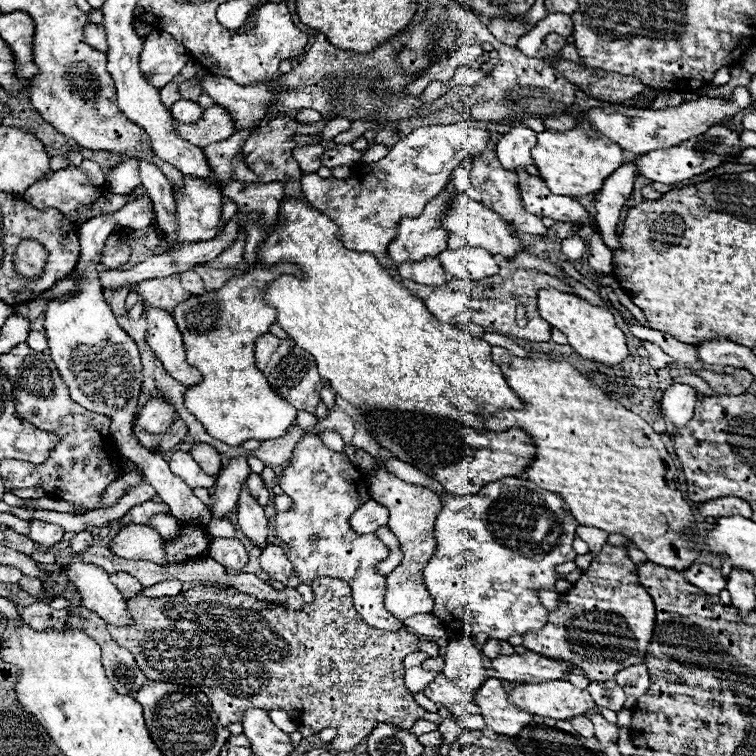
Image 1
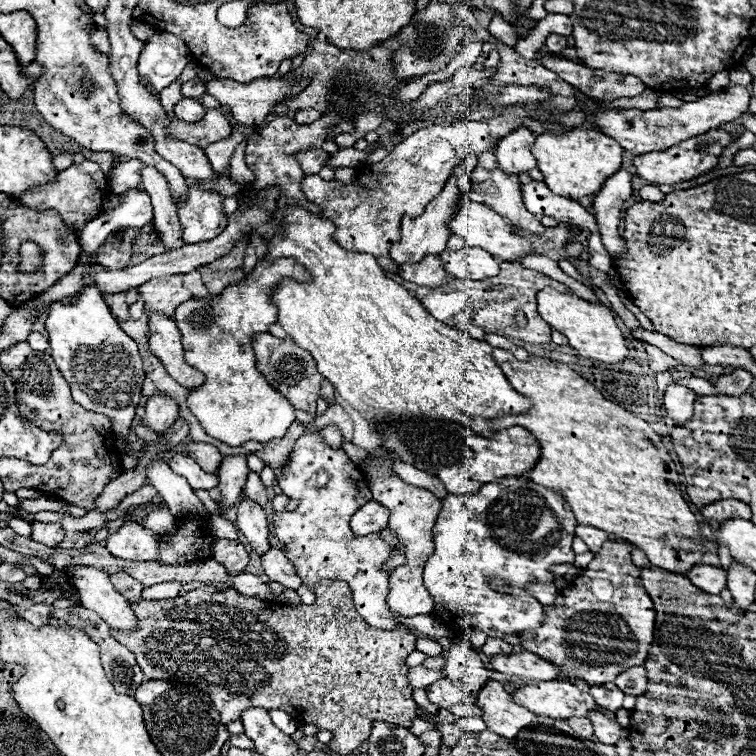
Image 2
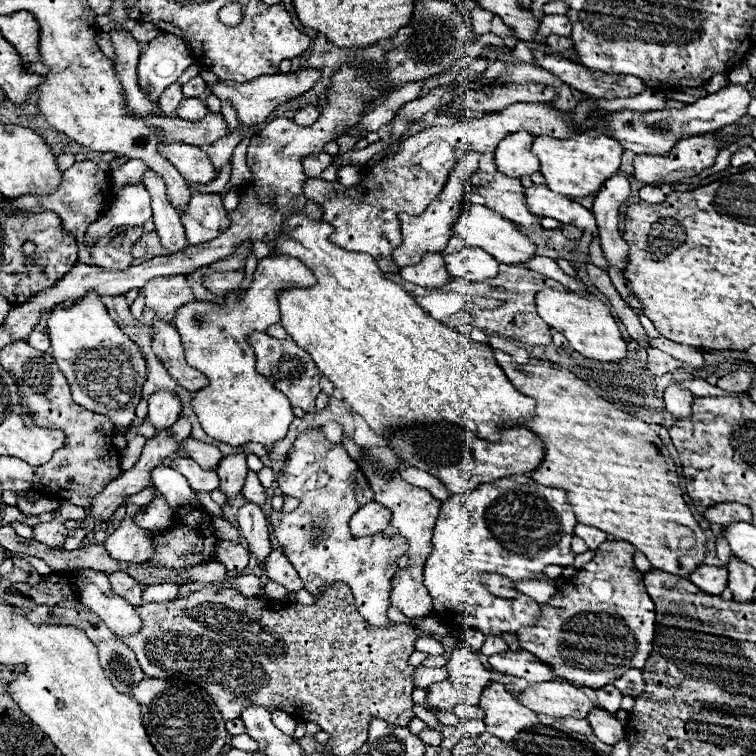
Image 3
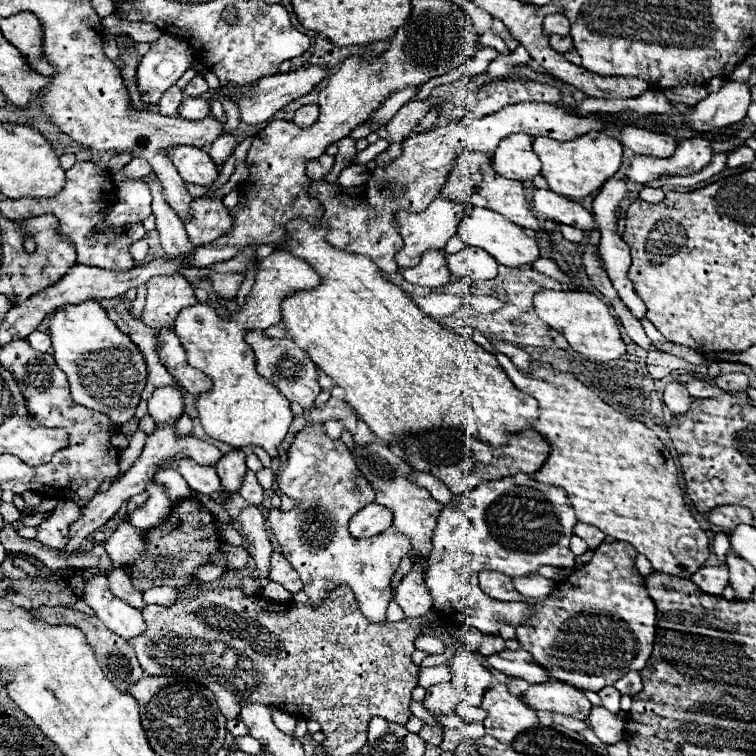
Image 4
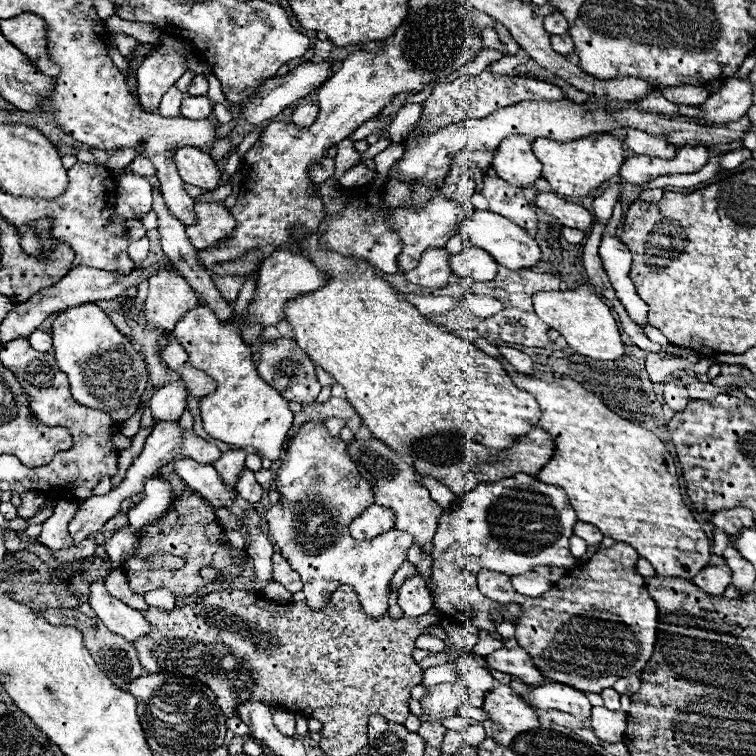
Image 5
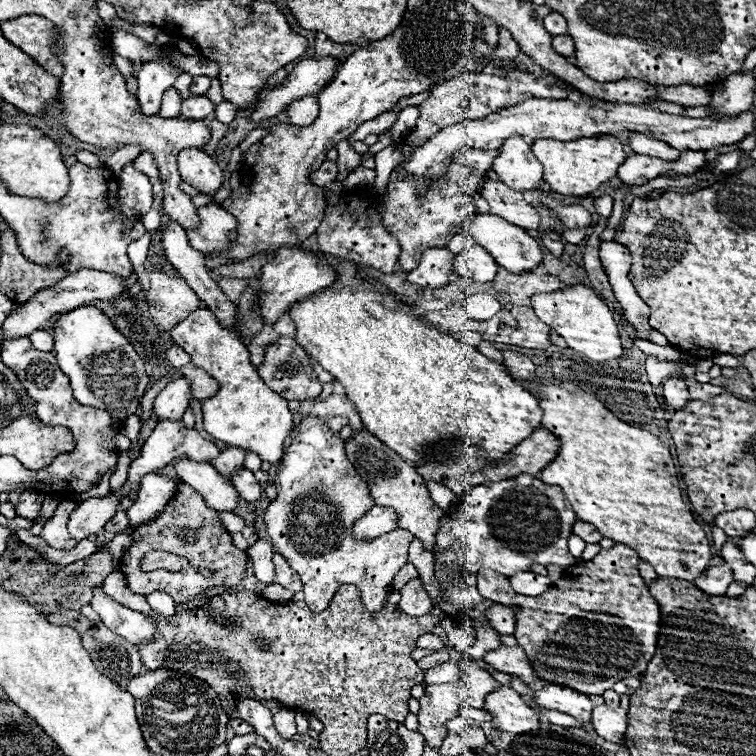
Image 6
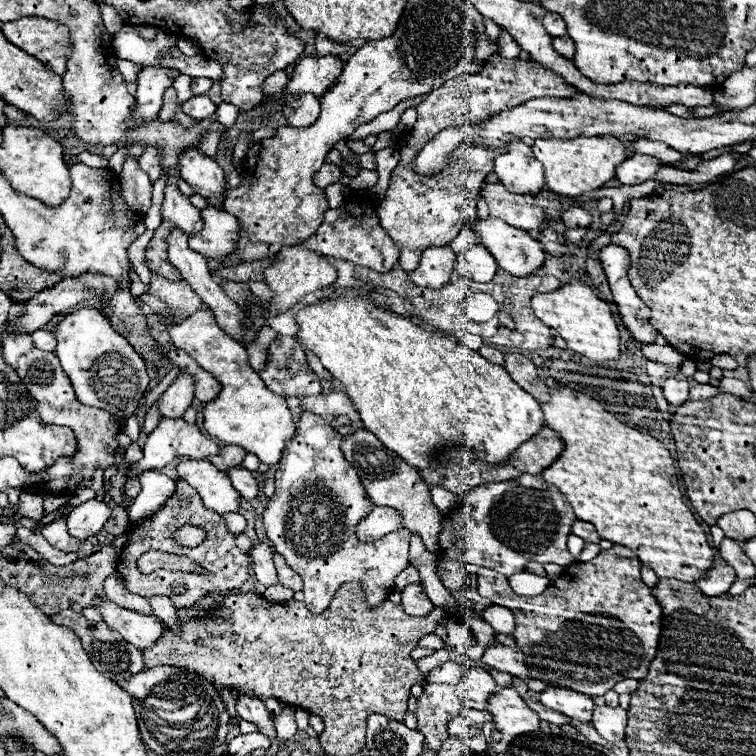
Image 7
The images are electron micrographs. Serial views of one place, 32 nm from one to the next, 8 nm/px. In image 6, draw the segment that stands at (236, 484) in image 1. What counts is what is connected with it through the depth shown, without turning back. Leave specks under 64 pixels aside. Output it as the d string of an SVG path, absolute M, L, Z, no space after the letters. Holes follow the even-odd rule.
M230 446L230 448L226 448L226 450L220 452L218 460L214 460L212 466L214 466L226 480L230 480L230 478L234 476L234 472L238 472L238 470L244 468L244 466L242 466L242 464L244 464L244 456L246 456L246 450Z

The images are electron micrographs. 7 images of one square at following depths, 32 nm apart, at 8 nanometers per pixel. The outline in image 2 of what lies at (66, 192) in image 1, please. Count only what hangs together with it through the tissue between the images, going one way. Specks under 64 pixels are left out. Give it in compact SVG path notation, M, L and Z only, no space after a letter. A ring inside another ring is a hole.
M84 160L82 164L74 164L66 170L60 170L56 174L58 180L44 184L42 190L34 188L28 190L20 196L20 202L34 208L34 210L46 210L46 208L54 208L62 214L62 218L66 220L66 224L70 224L70 228L74 228L76 236L80 236L82 232L82 224L90 222L92 218L98 216L98 200L102 200L102 196L106 194L106 174L100 170L100 166L96 162Z

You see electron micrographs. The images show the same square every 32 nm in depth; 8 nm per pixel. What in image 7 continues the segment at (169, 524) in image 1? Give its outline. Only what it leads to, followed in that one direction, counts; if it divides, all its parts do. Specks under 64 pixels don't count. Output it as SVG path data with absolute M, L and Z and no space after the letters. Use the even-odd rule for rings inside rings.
M144 472L144 476L140 476L140 494L136 496L136 500L132 502L132 506L128 508L128 516L132 524L138 524L146 518L150 518L150 514L158 512L158 508L162 508L162 504L166 504L166 500L174 494L176 482L172 478L168 478L166 474L160 472Z

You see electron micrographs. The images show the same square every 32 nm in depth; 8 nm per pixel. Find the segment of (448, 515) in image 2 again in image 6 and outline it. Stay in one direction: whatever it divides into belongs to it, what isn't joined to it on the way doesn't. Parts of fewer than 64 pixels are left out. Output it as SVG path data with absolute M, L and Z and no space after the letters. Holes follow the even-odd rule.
M518 474L502 482L486 482L468 492L456 510L448 510L440 518L440 530L436 532L434 554L434 576L444 590L444 600L436 606L454 618L466 618L490 626L485 612L495 605L483 598L476 590L476 572L480 568L490 568L506 576L526 572L532 564L556 564L562 568L574 566L578 560L568 552L568 538L576 514L570 508L564 492L560 488L550 488L542 480L530 474ZM450 566L460 568L460 578L452 578Z

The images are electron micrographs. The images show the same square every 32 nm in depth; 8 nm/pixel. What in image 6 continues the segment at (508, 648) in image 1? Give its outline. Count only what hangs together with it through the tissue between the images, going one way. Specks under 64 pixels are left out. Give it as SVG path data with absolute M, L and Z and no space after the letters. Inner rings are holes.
M474 626L474 628L476 628L476 644L468 652L464 652L464 656L478 660L484 658L496 646L500 646L500 634L494 628L482 628L482 626Z

